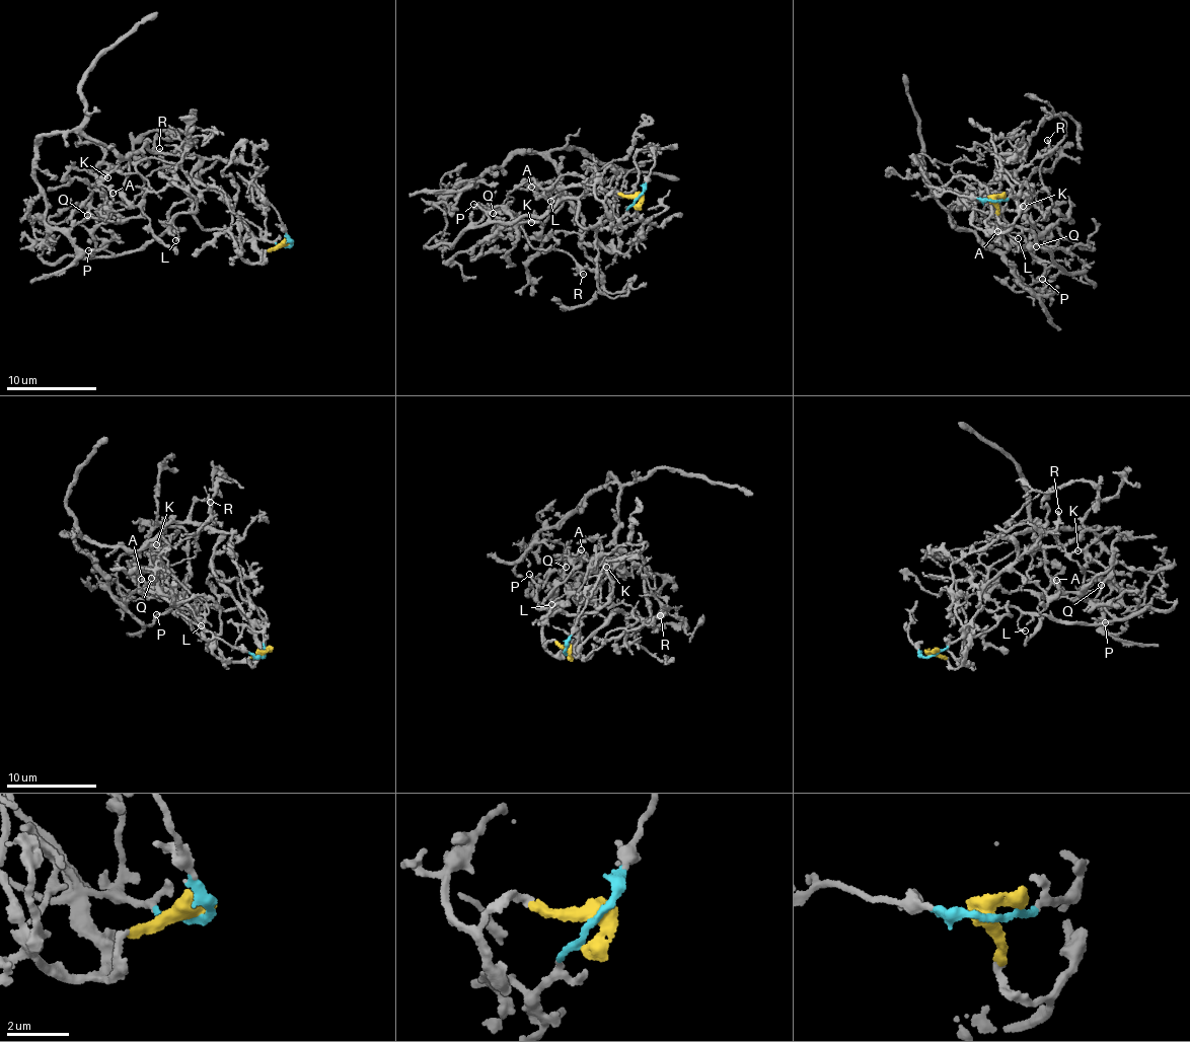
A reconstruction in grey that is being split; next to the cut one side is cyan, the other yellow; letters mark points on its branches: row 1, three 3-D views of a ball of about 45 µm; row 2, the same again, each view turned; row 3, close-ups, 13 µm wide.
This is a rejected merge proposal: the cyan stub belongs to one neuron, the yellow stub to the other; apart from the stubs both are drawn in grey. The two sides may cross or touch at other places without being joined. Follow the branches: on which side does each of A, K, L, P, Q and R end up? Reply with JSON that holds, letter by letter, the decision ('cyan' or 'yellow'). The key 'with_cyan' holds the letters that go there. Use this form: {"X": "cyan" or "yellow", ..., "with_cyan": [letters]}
{"A": "cyan", "K": "cyan", "L": "cyan", "P": "cyan", "Q": "cyan", "R": "cyan", "with_cyan": ["A", "K", "L", "P", "Q", "R"]}

